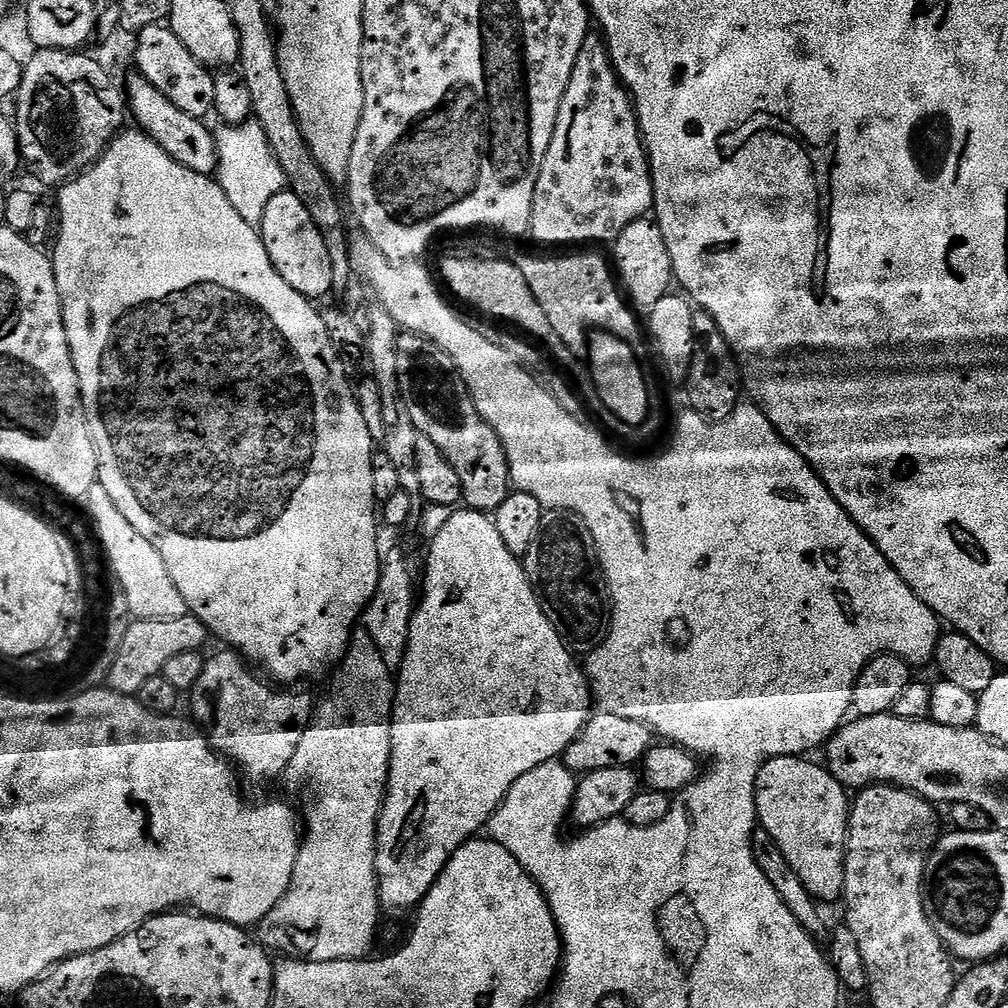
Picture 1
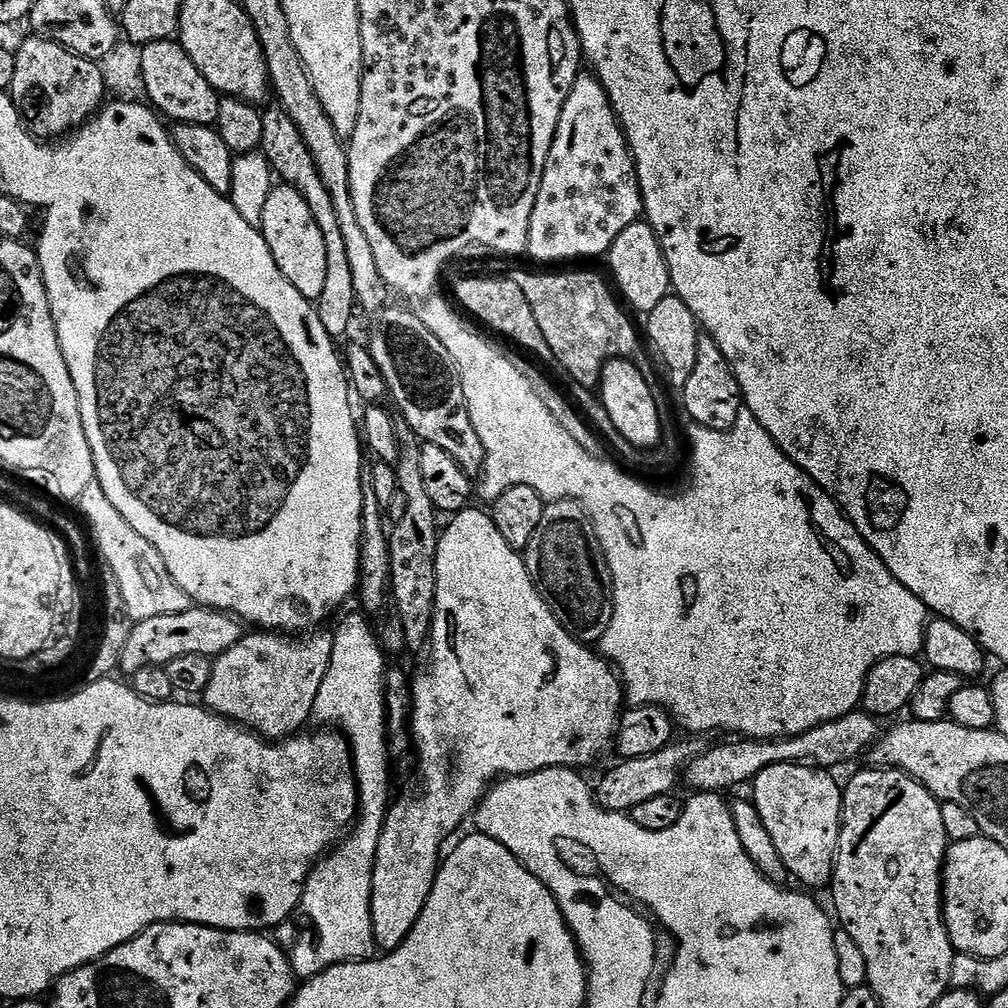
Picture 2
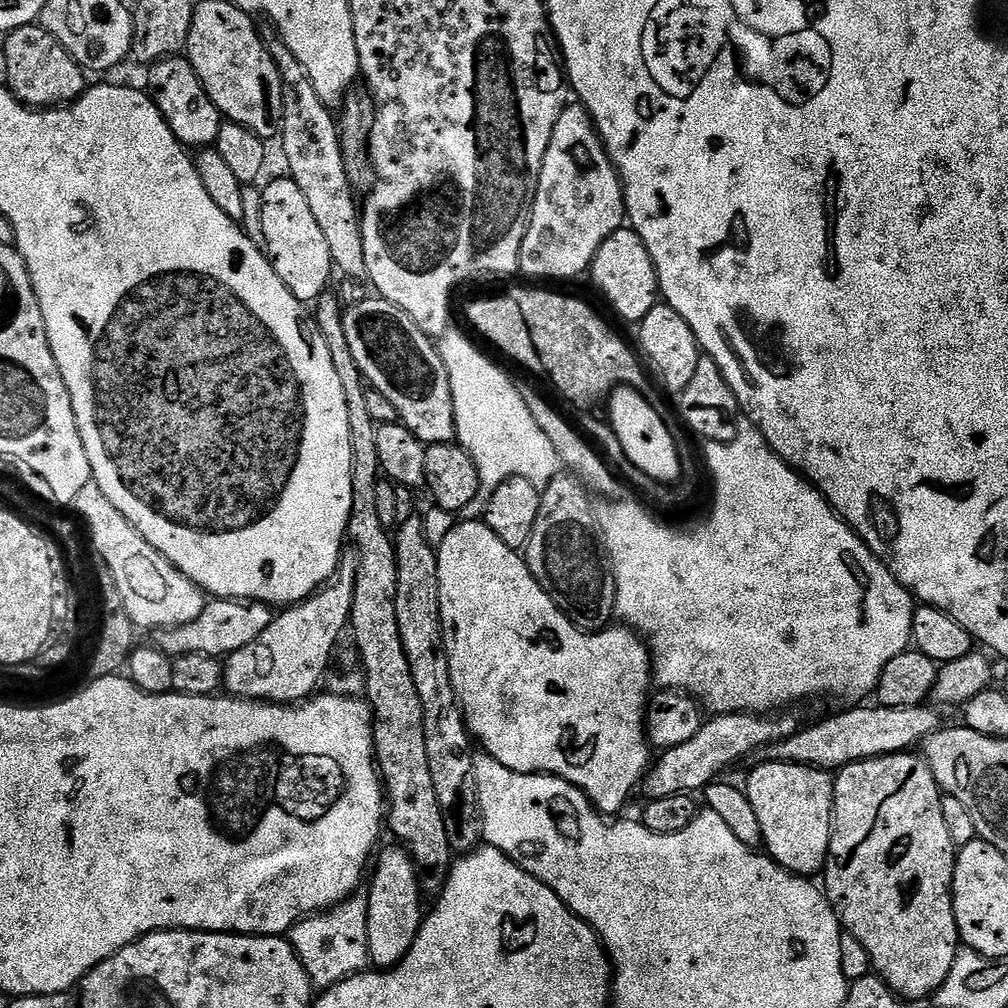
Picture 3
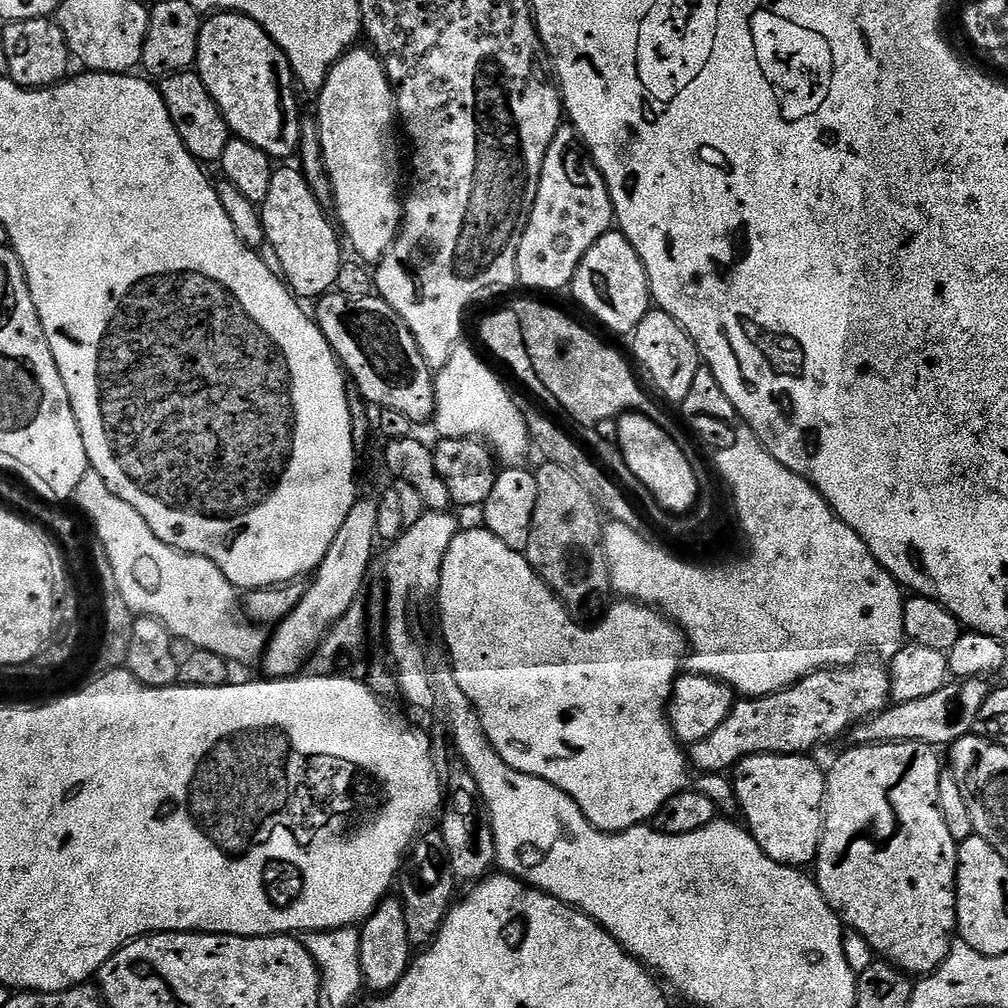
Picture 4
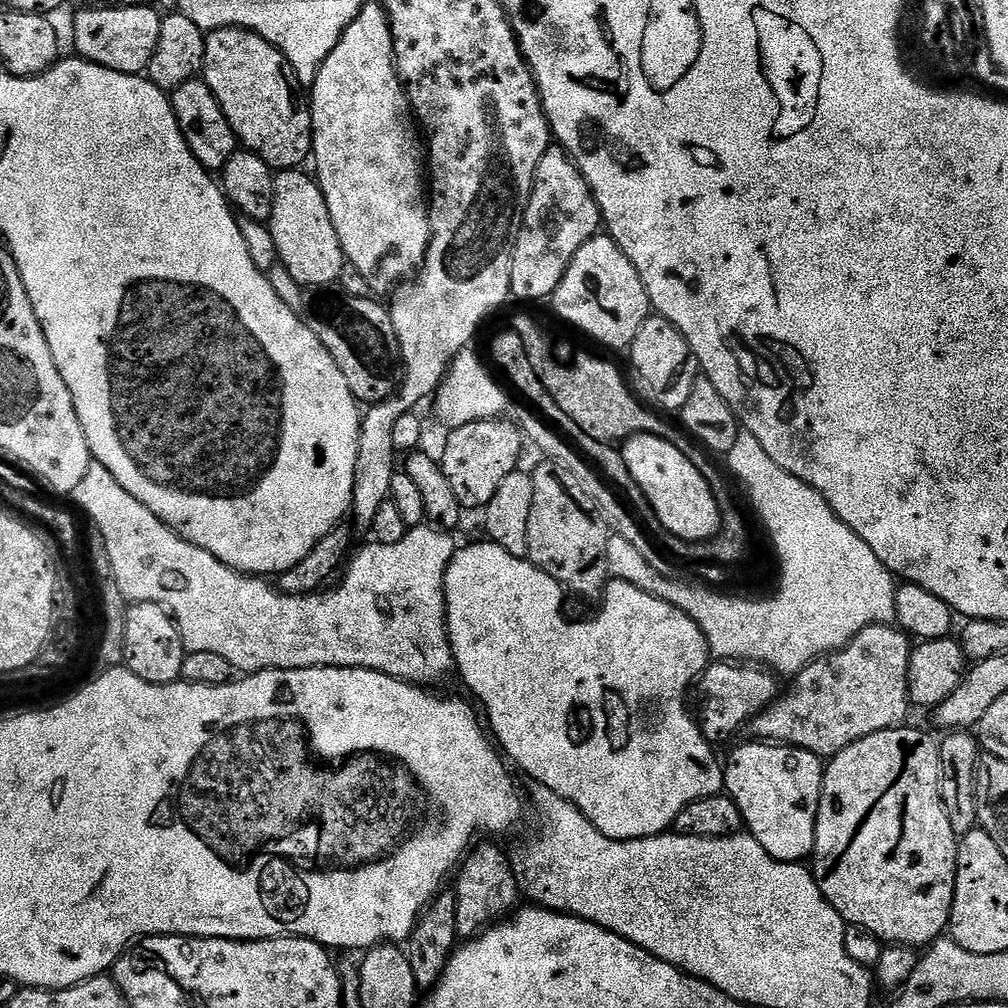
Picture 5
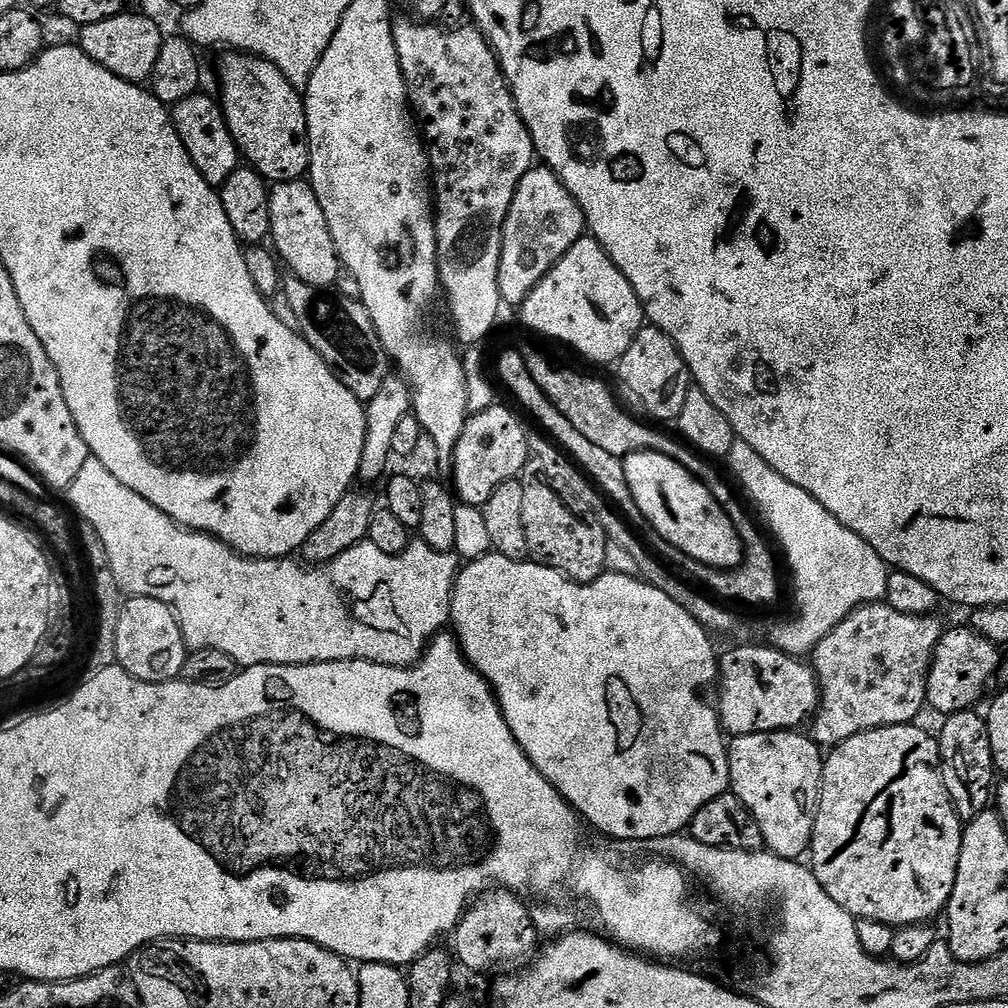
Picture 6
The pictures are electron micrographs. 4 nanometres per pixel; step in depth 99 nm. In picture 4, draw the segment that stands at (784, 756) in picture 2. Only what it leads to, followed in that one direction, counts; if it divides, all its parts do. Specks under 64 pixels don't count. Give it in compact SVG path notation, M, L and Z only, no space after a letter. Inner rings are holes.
M987 679L957 680L944 685L938 694L930 694L926 698L917 698L915 702L902 702L883 708L878 715L861 724L855 724L850 733L851 743L861 744L897 744L898 742L922 742L933 746L950 746L964 736L973 735L978 710L982 710L982 702L986 702L990 691Z

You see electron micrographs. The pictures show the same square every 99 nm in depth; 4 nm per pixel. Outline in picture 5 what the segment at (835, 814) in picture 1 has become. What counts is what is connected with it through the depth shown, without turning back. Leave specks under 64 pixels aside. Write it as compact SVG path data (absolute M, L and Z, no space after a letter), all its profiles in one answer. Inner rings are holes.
M747 742L741 748L736 748L729 754L728 760L723 765L724 769L724 792L738 806L738 810L744 819L744 828L747 835L755 838L762 846L762 850L766 850L766 854L770 854L775 860L786 860L789 862L804 862L812 855L812 848L816 845L816 819L818 818L818 810L820 809L820 791L824 785L825 765L822 763L821 757L810 754L801 748L789 748L786 744L774 744L771 742Z

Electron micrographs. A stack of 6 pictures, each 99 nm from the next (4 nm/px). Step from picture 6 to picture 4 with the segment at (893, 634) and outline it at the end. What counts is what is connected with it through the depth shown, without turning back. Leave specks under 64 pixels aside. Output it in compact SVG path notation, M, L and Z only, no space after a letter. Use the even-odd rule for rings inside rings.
M869 654L847 668L823 668L820 672L812 672L802 678L794 686L784 688L769 696L754 696L740 698L733 703L730 714L726 714L726 722L702 738L702 742L691 745L690 764L700 774L728 774L751 756L803 756L815 753L815 748L836 740L840 735L851 733L855 724L861 724L872 716L879 714L883 708L889 707L892 695L890 694L890 678L888 664L883 659Z

